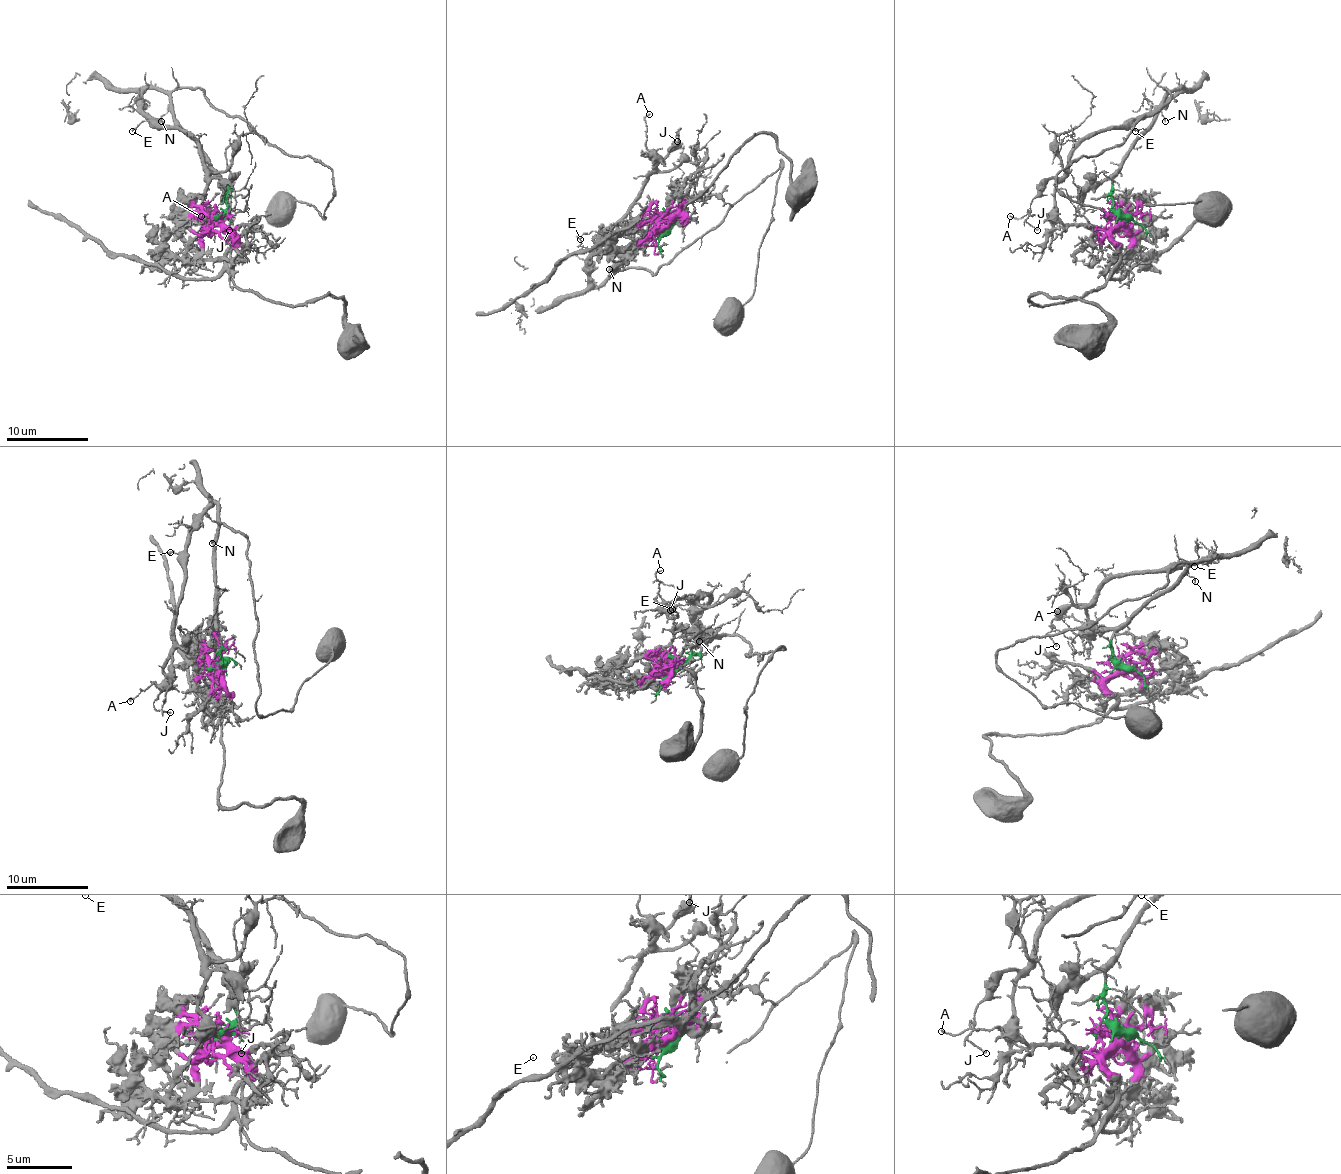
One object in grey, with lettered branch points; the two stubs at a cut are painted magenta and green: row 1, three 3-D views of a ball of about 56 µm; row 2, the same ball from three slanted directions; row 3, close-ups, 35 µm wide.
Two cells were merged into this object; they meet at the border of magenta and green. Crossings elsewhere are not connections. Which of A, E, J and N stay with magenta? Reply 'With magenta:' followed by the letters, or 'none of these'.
With magenta: none of these

